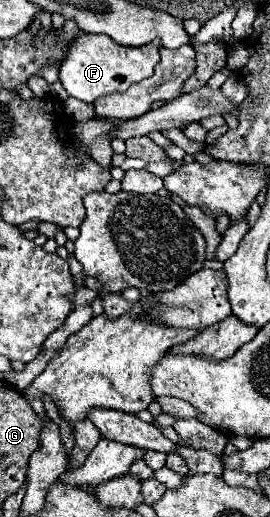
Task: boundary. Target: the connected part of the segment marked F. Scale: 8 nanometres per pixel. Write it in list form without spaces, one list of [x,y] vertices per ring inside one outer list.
[[[83,34],[69,48],[69,56],[61,62],[59,80],[69,96],[93,104],[99,96],[111,92],[125,92],[131,84],[141,82],[151,76],[155,64],[159,62],[161,40],[153,40],[147,46],[127,48],[113,42],[105,34]]]

